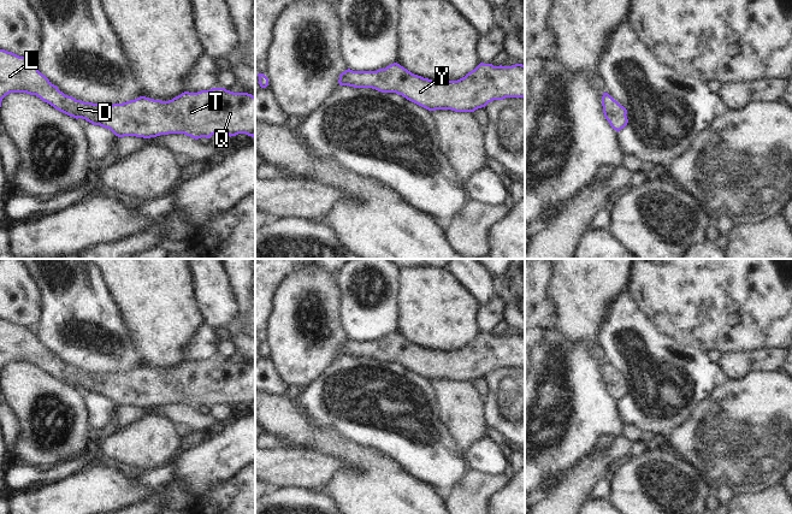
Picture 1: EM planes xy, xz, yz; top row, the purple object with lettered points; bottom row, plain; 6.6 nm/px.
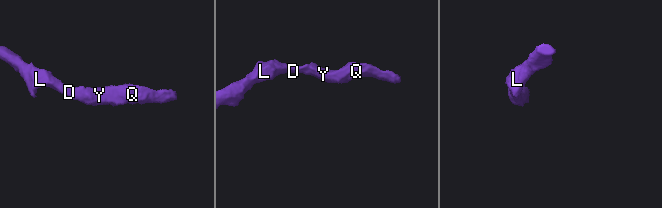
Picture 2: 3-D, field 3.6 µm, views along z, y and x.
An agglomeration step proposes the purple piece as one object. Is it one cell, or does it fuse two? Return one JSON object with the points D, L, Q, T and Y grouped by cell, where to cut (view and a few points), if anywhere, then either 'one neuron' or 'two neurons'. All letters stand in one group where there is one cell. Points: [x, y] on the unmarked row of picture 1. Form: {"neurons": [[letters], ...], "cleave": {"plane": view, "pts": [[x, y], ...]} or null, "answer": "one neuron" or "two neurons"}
{"neurons": [["D", "L", "Q", "T", "Y"]], "cleave": null, "answer": "one neuron"}

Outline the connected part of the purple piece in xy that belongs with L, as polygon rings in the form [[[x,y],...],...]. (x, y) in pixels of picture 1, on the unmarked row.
[[[0,319],[0,377],[10,362],[36,365],[55,379],[110,398],[116,406],[143,408],[184,403],[195,409],[214,403],[255,406],[255,366],[212,358],[184,361],[169,371],[140,366],[100,376],[65,365],[42,344],[34,329]]]

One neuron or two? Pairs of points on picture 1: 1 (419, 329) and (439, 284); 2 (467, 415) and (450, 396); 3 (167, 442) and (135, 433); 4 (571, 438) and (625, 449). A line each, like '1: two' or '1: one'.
1: one
2: one
3: one
4: two

